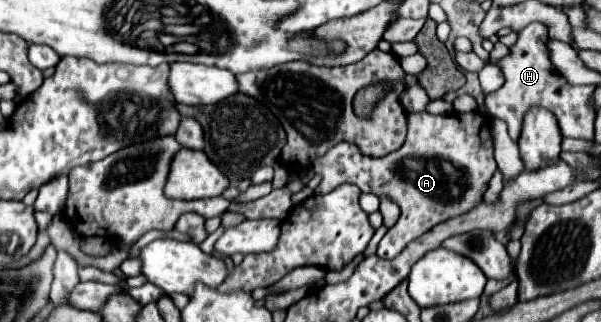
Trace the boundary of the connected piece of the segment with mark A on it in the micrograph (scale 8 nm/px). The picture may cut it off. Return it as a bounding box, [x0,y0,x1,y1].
[312,112,496,260]

